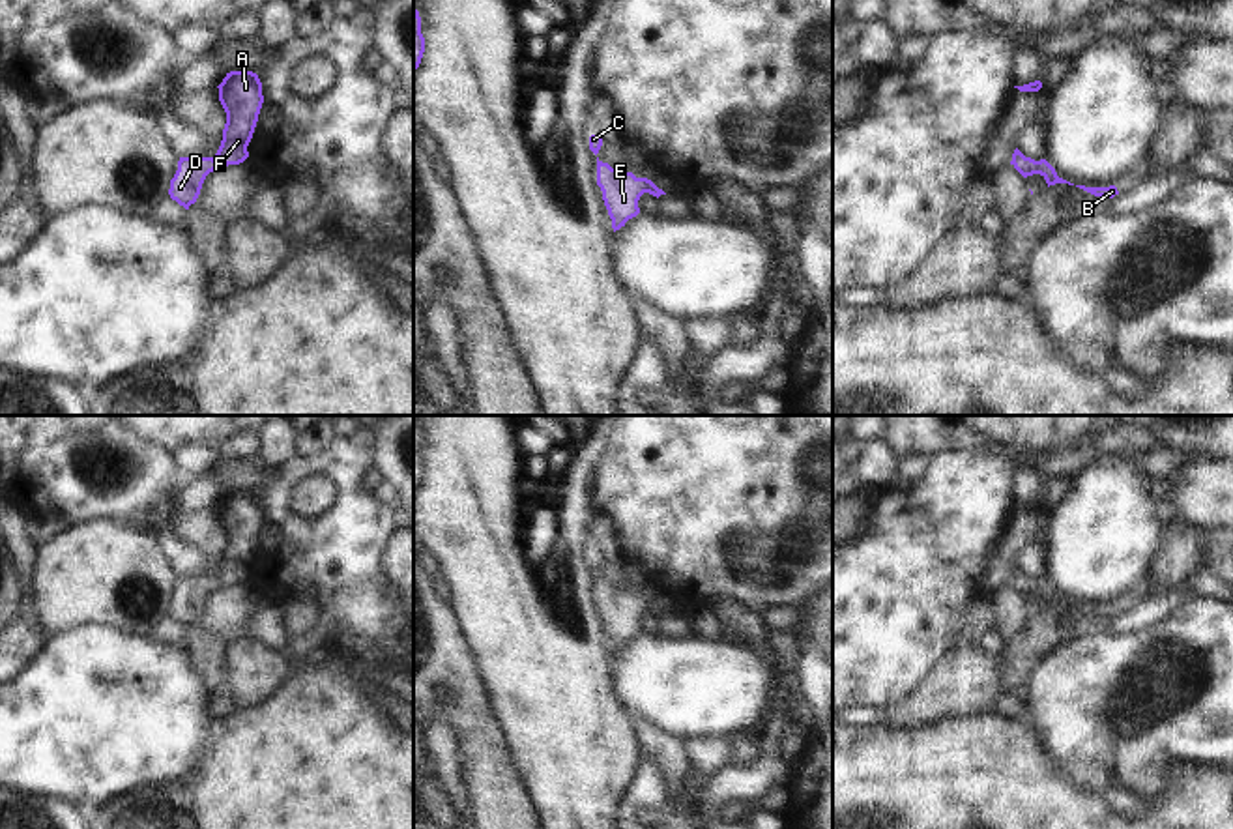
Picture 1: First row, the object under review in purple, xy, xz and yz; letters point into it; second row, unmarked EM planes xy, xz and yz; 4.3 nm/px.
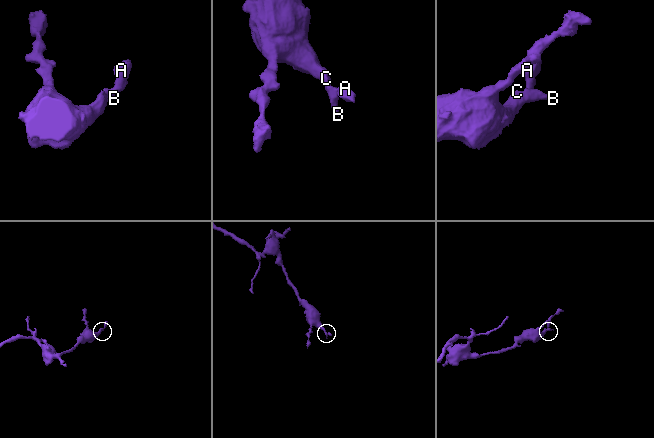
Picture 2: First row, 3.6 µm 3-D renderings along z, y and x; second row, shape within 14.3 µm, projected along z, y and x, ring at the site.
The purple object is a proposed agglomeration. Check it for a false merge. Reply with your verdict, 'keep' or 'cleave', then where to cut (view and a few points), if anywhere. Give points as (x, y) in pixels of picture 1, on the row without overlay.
keep | no cut

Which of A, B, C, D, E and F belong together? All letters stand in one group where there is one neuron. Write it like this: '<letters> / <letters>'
A B C D E F

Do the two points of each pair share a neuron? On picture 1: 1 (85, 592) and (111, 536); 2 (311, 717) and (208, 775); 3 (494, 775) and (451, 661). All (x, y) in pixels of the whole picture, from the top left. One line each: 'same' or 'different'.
1: same
2: same
3: same

